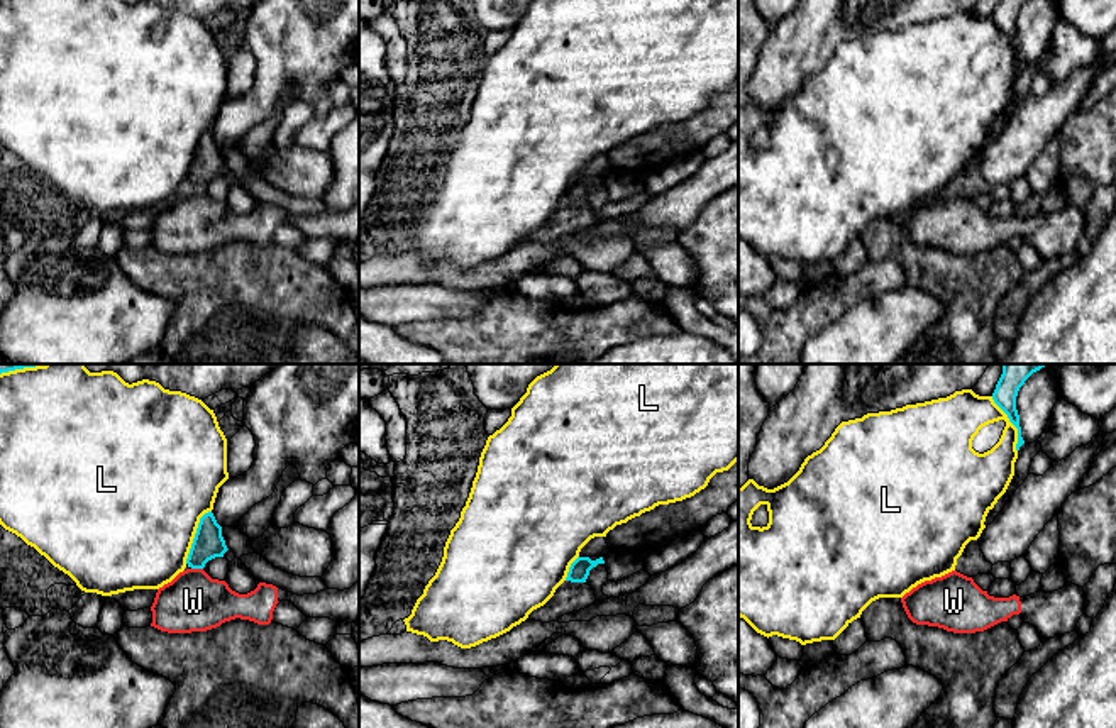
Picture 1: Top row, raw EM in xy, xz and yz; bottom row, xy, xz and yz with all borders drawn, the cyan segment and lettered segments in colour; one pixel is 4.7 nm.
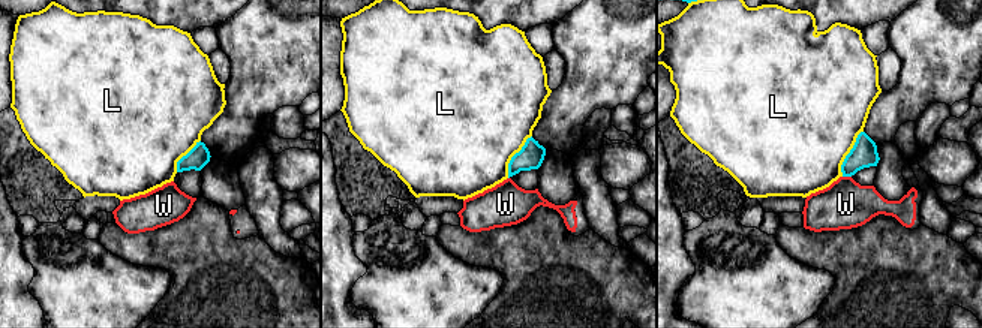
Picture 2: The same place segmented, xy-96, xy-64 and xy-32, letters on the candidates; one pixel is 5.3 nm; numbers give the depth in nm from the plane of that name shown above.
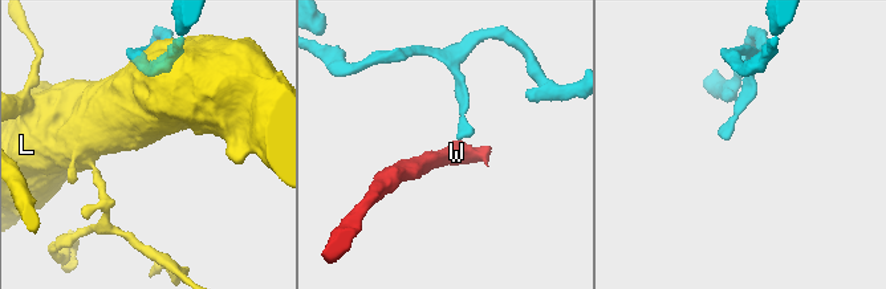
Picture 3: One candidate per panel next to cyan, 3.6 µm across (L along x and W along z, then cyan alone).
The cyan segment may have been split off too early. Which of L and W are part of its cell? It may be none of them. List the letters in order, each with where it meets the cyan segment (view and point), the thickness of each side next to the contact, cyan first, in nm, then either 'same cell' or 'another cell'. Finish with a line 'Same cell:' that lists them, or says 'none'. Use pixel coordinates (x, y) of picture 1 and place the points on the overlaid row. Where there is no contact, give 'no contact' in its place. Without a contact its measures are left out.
L: contact xy (195, 535); calibres 140 and 500 nm; another cell
W: contact xy (197, 568); calibres 140 and 280 nm; another cell
Same cell: none

